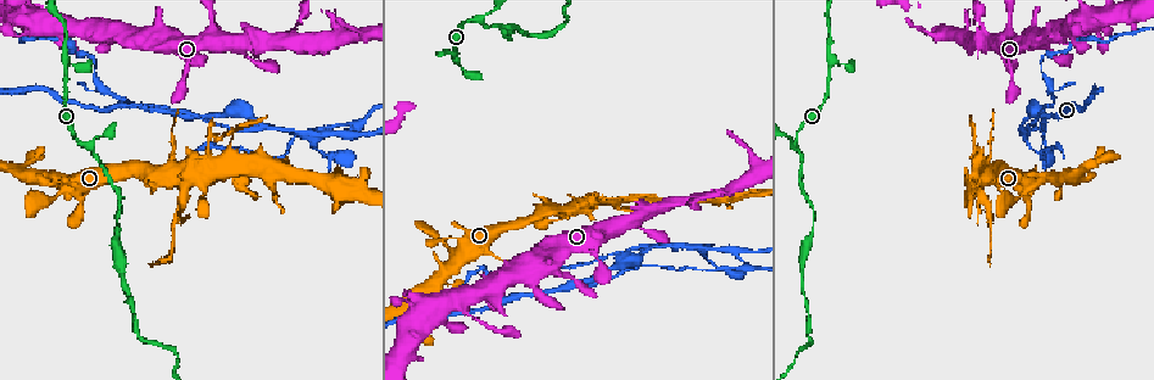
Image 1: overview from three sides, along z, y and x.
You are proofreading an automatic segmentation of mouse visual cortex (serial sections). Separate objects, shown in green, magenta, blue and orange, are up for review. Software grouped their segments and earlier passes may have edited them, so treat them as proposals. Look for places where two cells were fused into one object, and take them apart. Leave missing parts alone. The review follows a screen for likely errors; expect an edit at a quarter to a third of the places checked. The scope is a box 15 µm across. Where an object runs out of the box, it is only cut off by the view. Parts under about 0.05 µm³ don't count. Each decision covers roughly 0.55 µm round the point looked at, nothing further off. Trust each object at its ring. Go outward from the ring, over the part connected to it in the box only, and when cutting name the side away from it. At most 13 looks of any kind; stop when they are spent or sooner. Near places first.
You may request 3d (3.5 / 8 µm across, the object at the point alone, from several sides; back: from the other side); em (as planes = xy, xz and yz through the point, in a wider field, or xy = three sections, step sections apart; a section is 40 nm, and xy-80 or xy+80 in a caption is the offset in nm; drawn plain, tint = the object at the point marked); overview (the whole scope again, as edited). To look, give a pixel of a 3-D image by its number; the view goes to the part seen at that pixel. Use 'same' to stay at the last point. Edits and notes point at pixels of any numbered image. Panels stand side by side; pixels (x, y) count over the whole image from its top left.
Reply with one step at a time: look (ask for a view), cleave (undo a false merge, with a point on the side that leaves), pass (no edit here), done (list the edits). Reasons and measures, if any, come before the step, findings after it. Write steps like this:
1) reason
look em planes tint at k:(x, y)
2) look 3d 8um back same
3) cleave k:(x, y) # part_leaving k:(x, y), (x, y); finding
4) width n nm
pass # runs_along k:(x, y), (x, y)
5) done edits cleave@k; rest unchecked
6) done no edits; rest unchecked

two arms in line, one across
look 3d 8um at 1:(65, 60)

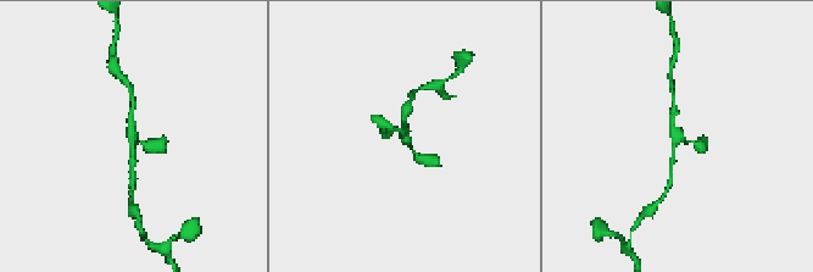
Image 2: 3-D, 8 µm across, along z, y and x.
arms 3; arm_widths 150, 200, 200 nm; now the EM
look em xy step 5 tint at 2:(134, 139)

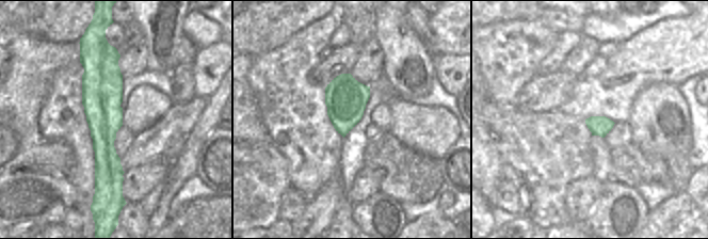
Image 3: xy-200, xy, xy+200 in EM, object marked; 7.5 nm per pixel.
pass # runs_along 3:(113, 53), (105, 65), (113, 186); continuous, no second cell

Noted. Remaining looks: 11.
look 3d 3.5um at 1:(210, 34)

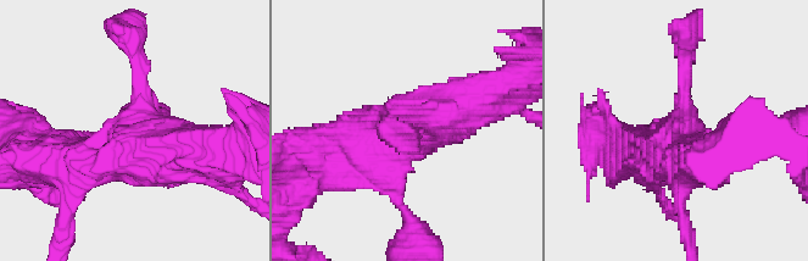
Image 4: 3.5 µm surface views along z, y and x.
pass # runs_along 4:(336, 140), (389, 138), (481, 100); all the same cell

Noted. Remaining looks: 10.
a fork
look 3d 3.5um at 1:(259, 125)

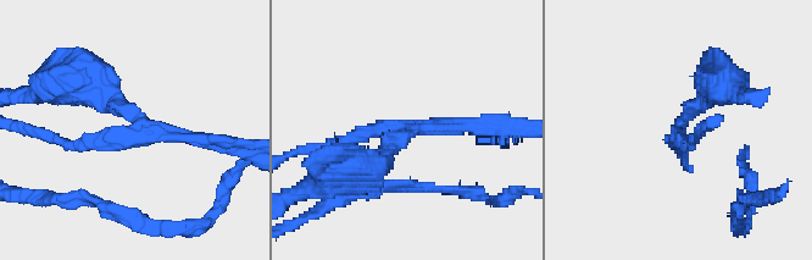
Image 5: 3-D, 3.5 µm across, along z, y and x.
arms 3; arm_widths 200, 200, 500 nm
look em xy step 3 tint at 5:(129, 114)

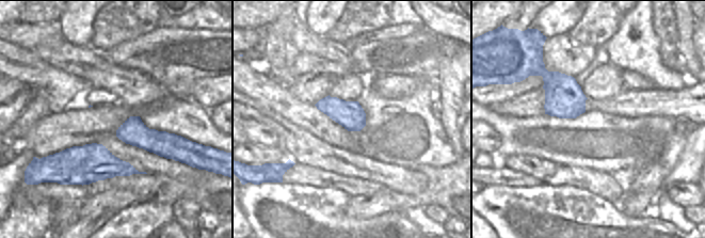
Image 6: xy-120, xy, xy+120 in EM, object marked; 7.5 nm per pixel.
cleave 5:(362, 132) # part_leaving 5:(404, 125), (302, 149); a second cell is stuck on

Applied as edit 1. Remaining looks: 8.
branch point
look 3d 8um at 1:(737, 251)

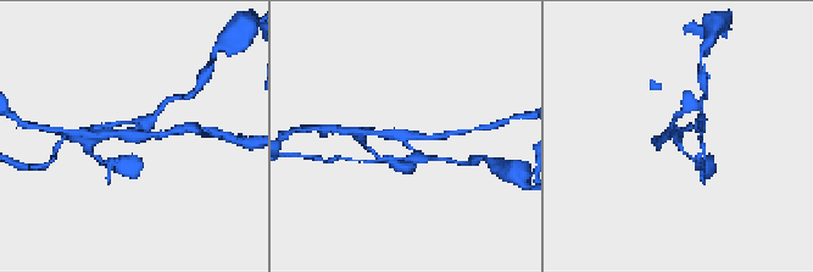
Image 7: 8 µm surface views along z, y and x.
look em xy step 1 tint at 7:(404, 137)

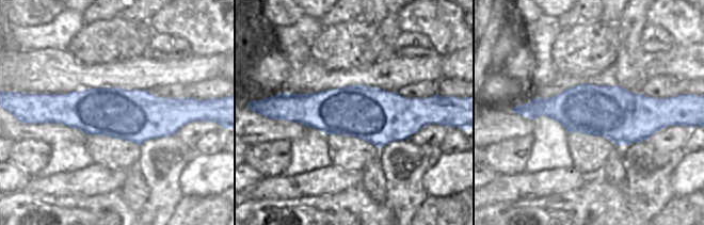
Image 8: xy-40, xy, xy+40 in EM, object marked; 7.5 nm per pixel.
arm_widths 150, 200, 200 nm
cleave 7:(118, 123) # part_leaving 7:(140, 128), (142, 121), (104, 126); a second cell is stuck on

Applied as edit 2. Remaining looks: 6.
redraw
look overview

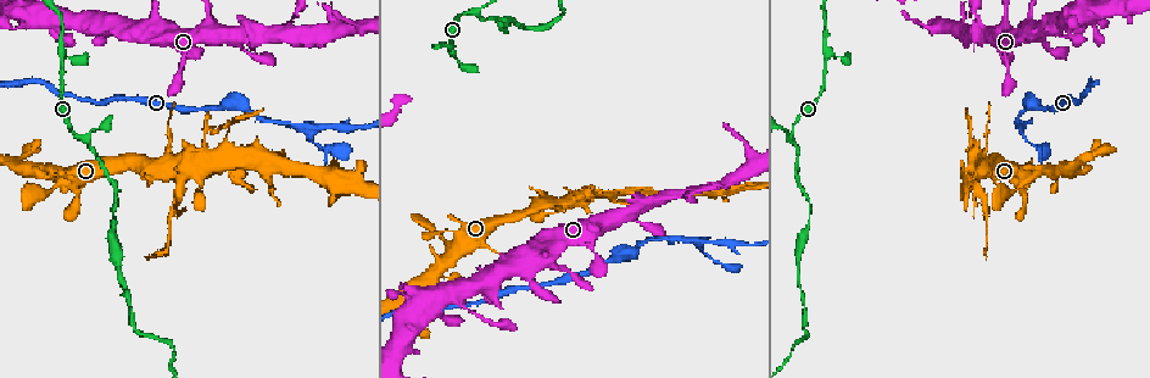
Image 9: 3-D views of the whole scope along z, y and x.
three arms meet
look 3d 3.5um at 9:(164, 170)

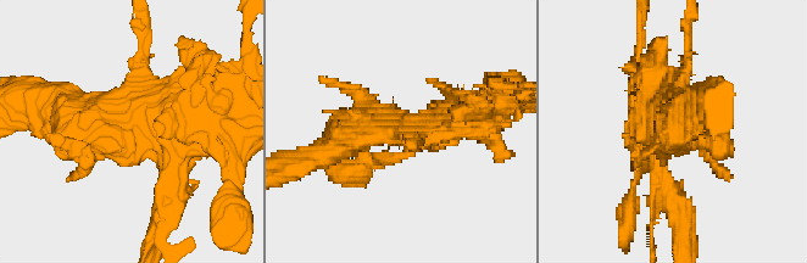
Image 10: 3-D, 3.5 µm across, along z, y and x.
look em xy step 3 tint at 10:(127, 128)

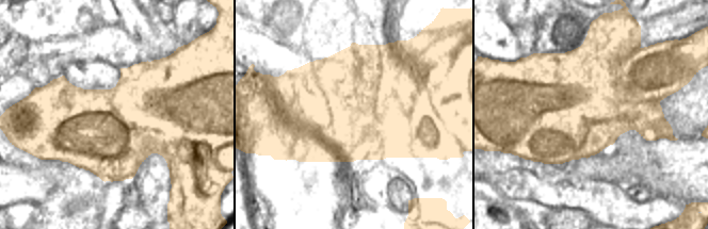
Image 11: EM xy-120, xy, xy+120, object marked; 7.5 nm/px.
pass # runs_along 10:(330, 149), (354, 129), (477, 111); continuous, no second cell

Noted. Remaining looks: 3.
done edits cleave@5, cleave@7; rest unchecked

